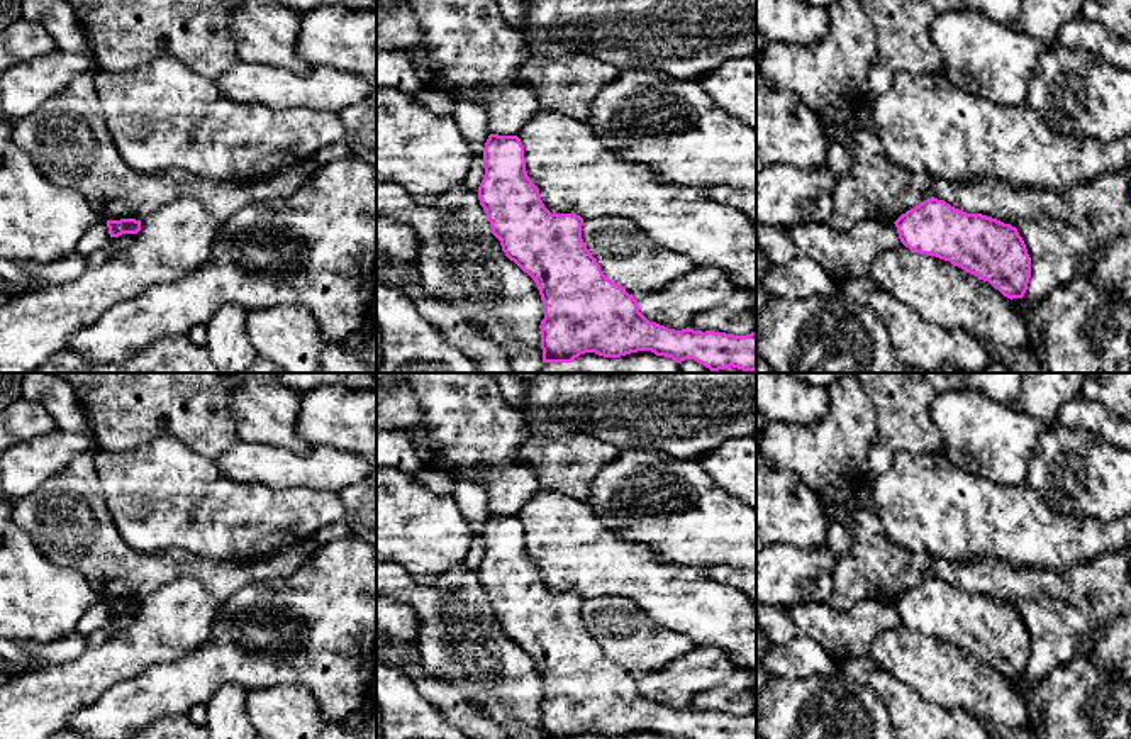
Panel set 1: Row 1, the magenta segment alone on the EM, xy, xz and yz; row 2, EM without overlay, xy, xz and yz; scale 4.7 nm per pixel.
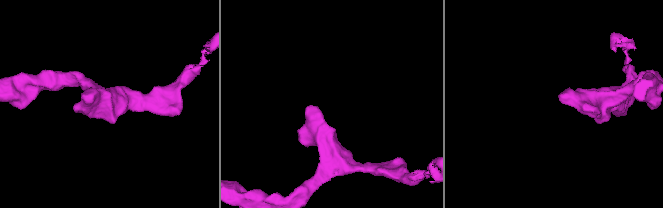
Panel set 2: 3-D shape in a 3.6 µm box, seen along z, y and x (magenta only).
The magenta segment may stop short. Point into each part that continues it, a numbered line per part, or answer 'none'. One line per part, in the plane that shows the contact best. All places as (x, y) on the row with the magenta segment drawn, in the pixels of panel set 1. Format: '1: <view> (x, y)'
none

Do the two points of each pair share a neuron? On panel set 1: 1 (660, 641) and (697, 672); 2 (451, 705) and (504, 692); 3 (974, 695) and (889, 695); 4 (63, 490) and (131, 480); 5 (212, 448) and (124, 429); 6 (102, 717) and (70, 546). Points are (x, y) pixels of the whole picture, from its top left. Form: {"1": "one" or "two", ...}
{"1": "two", "2": "two", "3": "two", "4": "two", "5": "one", "6": "two"}

